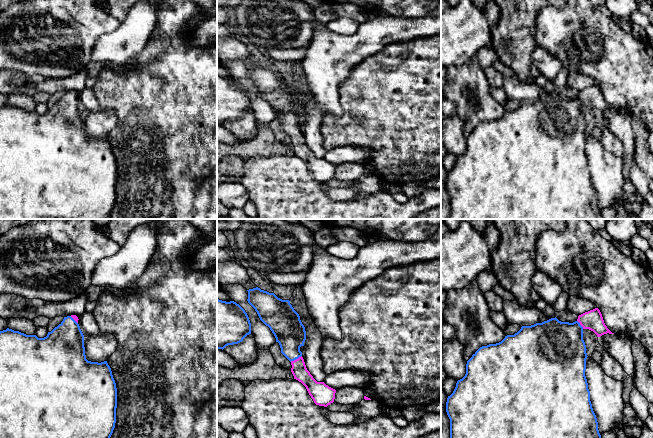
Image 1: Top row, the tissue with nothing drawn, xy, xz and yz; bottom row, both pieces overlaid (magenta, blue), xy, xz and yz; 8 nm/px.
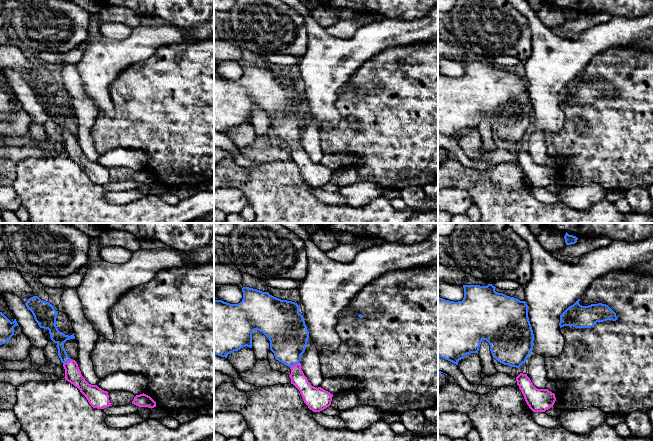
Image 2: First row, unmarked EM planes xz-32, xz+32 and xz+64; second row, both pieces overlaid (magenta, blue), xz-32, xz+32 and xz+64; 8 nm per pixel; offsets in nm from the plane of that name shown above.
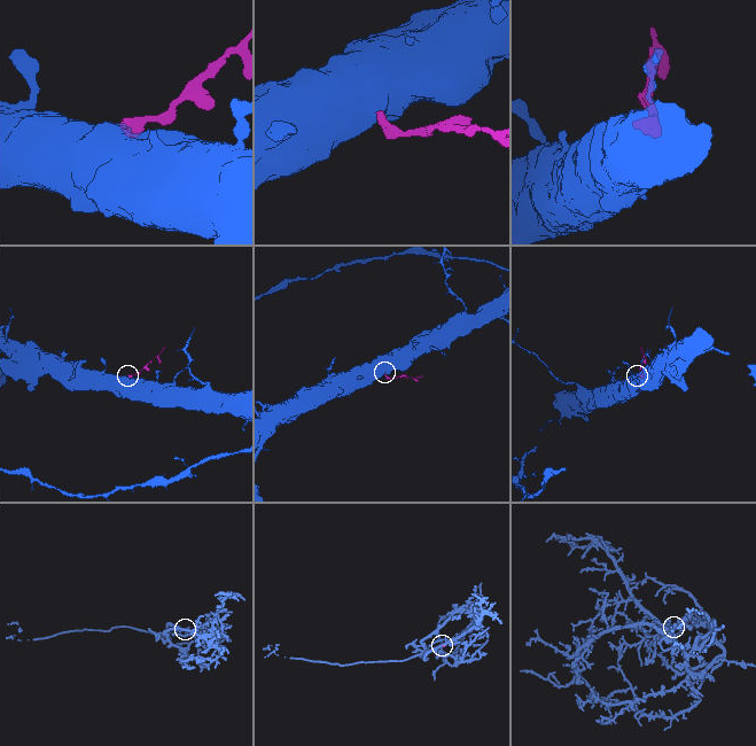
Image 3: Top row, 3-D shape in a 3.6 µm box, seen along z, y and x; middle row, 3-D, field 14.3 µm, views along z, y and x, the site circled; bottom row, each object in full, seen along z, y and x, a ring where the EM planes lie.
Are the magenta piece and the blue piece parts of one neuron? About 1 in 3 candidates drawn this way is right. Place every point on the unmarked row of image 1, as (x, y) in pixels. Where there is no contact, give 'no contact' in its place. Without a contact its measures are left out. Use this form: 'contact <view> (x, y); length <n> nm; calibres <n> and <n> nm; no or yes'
contact xz (296, 135); length 110 nm; calibres 120 and 240 nm; yes

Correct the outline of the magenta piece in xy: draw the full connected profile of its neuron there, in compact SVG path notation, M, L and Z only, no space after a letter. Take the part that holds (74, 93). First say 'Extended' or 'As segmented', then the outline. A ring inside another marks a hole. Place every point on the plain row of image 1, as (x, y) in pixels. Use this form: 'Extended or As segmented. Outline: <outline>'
Extended. Outline: M71 91L48 108L44 114L26 111L7 104L0 107L0 219L108 219L116 199L117 164L107 137L98 139L86 135L84 111L78 93Z

